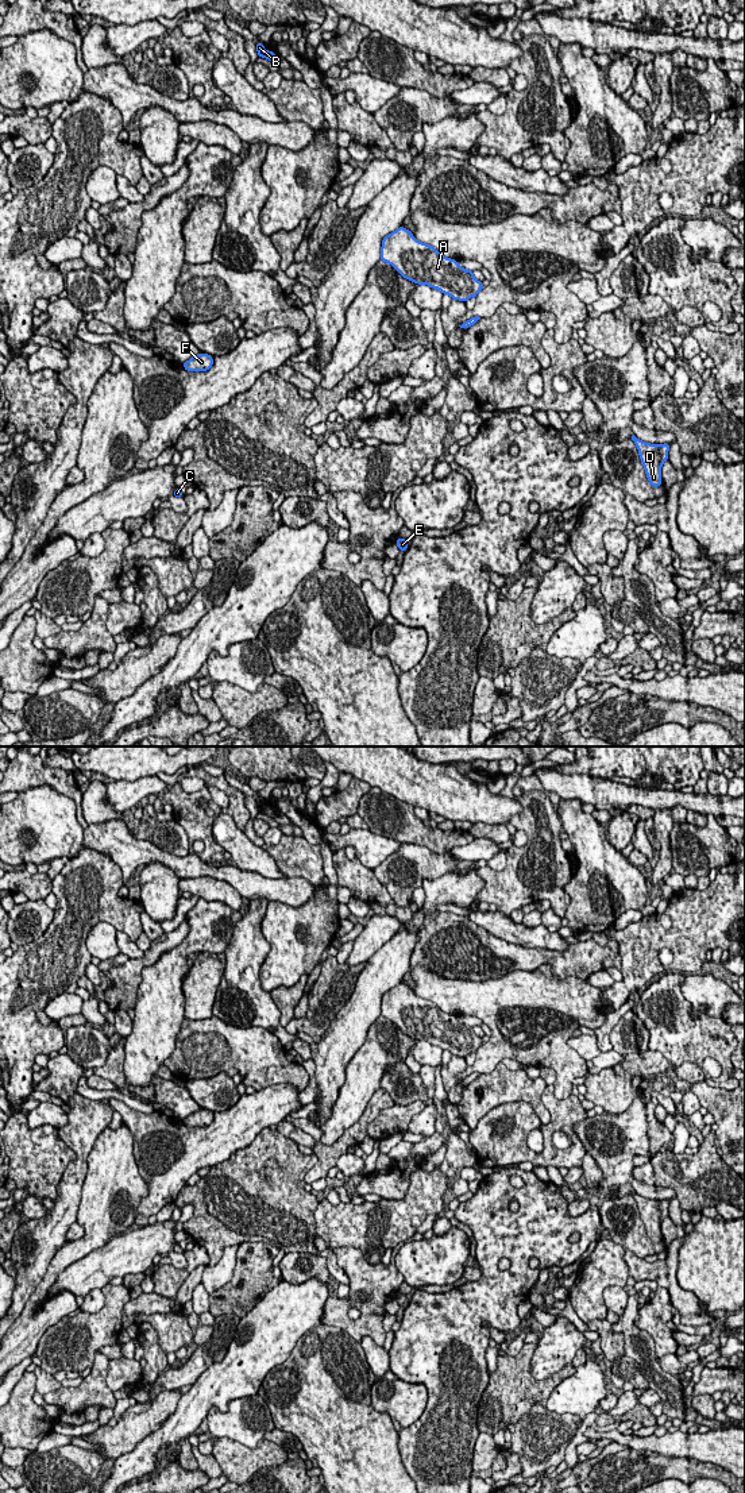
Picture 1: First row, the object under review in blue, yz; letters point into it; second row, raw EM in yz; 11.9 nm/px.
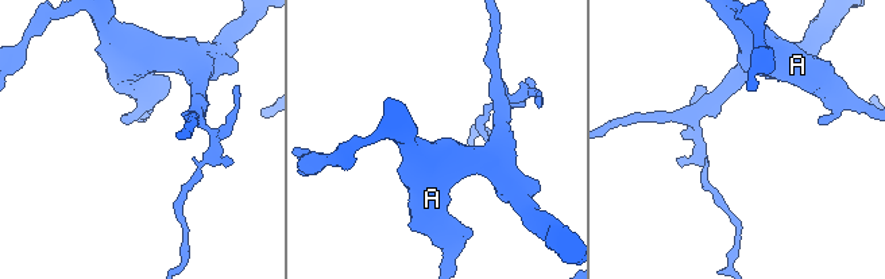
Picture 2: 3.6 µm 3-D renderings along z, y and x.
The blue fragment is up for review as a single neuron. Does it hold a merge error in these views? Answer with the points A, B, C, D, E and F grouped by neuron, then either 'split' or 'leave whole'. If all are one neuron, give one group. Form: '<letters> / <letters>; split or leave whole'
A B C E F / D; split

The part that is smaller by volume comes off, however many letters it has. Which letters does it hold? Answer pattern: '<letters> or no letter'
D

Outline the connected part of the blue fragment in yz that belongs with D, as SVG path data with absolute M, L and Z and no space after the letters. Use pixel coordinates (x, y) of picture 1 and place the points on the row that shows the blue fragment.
M633 439L641 463L644 466L646 479L653 487L659 487L661 485L661 466L668 460L669 444L651 444L645 443L640 439Z

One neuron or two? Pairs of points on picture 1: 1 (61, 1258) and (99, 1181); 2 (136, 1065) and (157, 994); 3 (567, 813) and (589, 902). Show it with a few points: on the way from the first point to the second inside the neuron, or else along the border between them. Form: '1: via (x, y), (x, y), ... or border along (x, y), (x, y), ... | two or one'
1: via (83, 1245), (99, 1227), (99, 1203) | one
2: via (143, 1048), (154, 1036), (157, 1011) | one
3: via (586, 834), (589, 837), (589, 880) | one

